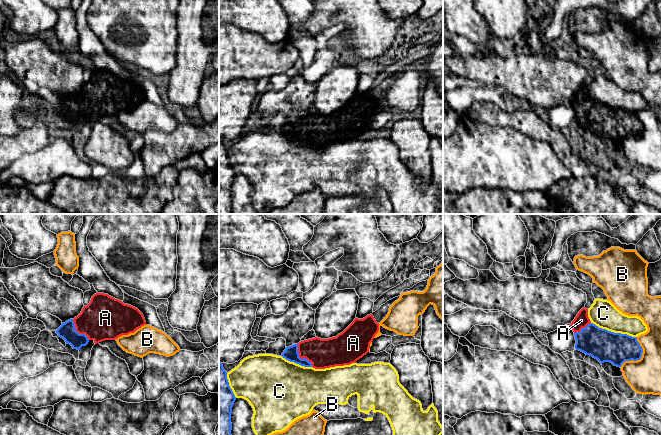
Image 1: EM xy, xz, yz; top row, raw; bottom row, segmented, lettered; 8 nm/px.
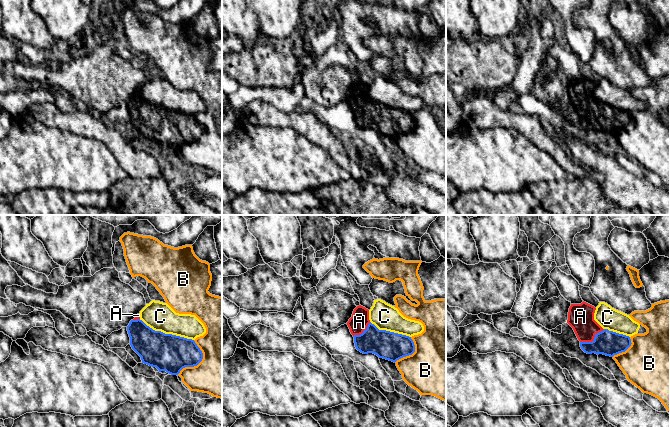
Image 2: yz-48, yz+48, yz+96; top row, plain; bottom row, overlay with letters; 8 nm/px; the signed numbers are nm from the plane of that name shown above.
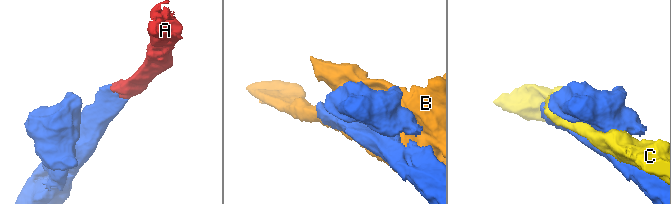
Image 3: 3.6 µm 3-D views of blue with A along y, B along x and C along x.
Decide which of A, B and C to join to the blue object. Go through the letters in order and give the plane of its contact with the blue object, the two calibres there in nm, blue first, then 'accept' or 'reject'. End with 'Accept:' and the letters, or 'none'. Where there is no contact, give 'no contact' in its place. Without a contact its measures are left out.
A: meets blue in xz; 120 nm thick on the blue side, 240 nm on the other; accept
B: meets blue in yz; 260 nm thick on the blue side, 280 nm on the other; reject
C: meets blue in yz; 260 nm thick on the blue side, 220 nm on the other; reject
Accept: A

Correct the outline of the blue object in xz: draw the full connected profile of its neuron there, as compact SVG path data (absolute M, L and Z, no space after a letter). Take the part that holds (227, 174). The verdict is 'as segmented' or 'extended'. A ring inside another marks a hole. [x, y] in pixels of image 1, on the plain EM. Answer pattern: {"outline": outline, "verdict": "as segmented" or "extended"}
{"outline": "M219 138L219 214L232 214L231 189L236 173L229 162L227 148Z", "verdict": "as segmented"}

